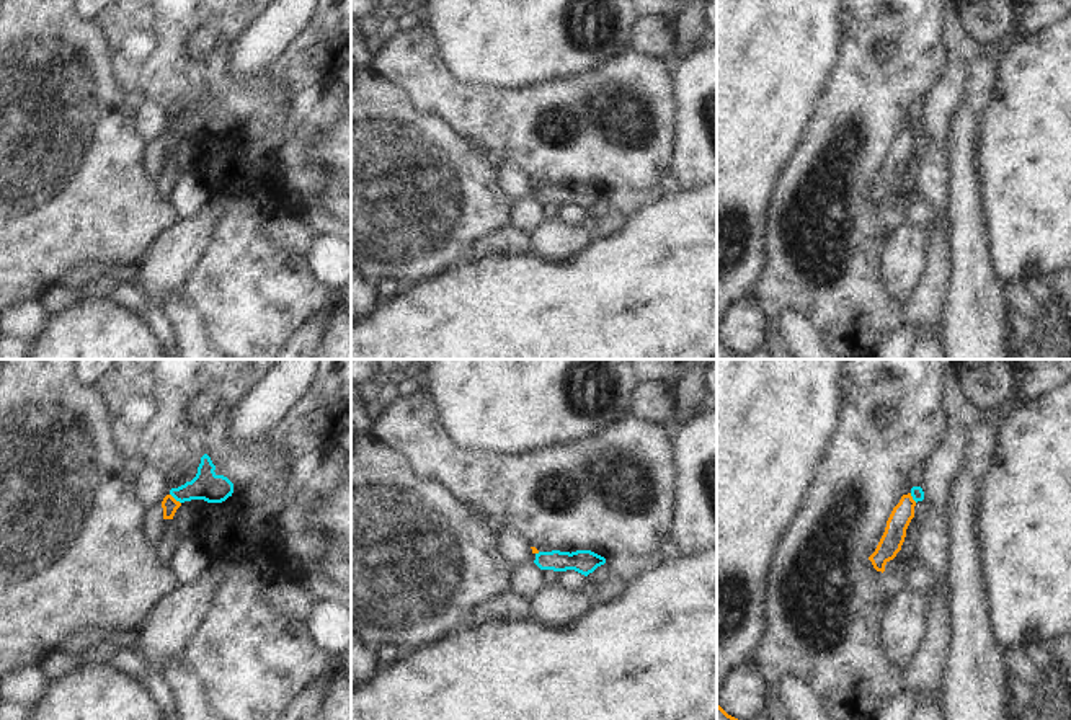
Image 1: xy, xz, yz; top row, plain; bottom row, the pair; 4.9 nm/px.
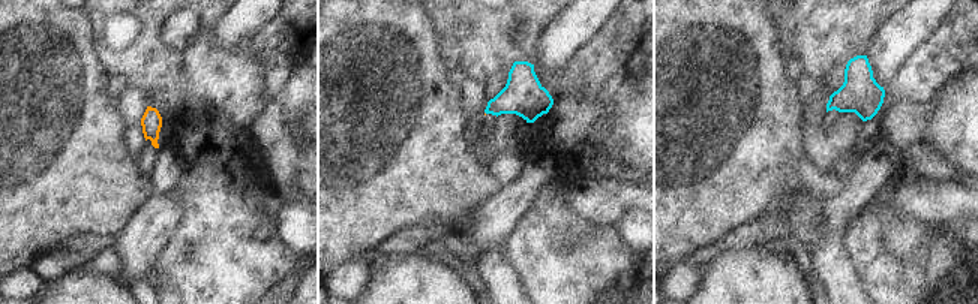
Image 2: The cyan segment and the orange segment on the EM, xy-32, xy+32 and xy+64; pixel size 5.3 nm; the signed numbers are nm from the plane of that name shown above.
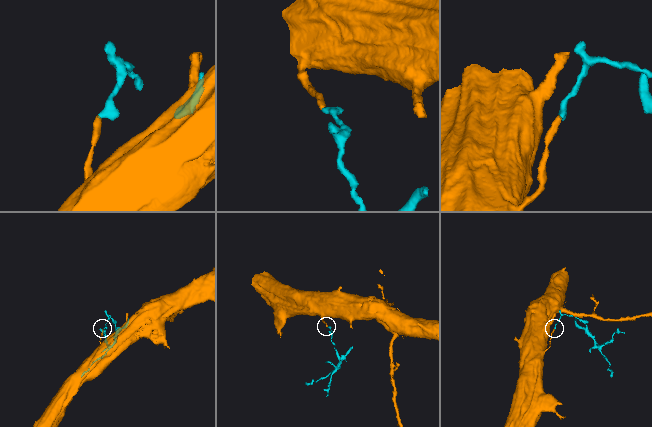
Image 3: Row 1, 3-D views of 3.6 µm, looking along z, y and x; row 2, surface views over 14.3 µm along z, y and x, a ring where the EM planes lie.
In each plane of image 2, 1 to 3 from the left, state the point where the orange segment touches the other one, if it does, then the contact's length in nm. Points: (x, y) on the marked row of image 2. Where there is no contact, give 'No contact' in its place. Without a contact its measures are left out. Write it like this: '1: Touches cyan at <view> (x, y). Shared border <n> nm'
1: No contact
2: No contact
3: No contact.

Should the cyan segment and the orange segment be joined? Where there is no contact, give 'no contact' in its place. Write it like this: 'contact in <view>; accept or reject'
contact in xy; reject

